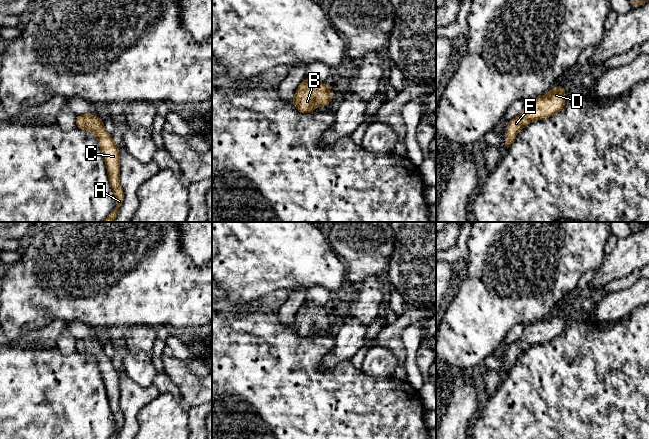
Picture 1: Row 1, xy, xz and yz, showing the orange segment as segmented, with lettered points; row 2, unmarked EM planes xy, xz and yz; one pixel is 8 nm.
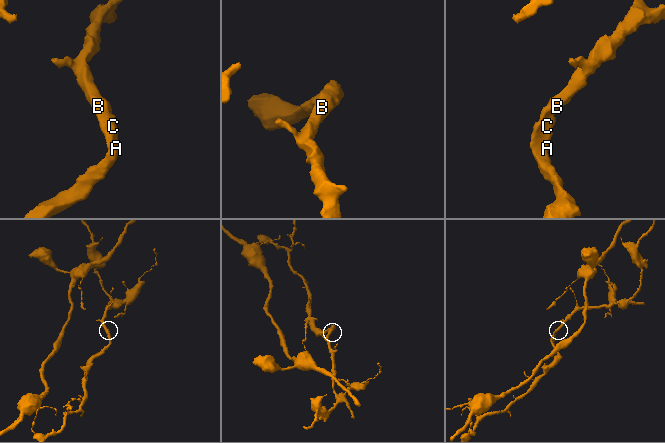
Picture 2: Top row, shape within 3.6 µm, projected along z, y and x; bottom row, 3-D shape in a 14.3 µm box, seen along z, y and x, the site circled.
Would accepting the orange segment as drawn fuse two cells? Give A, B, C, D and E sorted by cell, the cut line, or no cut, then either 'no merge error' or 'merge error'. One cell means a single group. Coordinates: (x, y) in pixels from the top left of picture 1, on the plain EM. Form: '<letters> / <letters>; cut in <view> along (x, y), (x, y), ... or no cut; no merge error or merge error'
A B C D E; no cut; no merge error

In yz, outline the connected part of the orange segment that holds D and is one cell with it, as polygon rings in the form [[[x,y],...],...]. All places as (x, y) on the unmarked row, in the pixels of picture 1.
[[[553,310],[551,315],[538,322],[525,325],[522,337],[513,342],[506,352],[505,370],[508,373],[514,366],[518,356],[530,346],[550,342],[561,335],[566,329],[565,316],[567,312]]]

